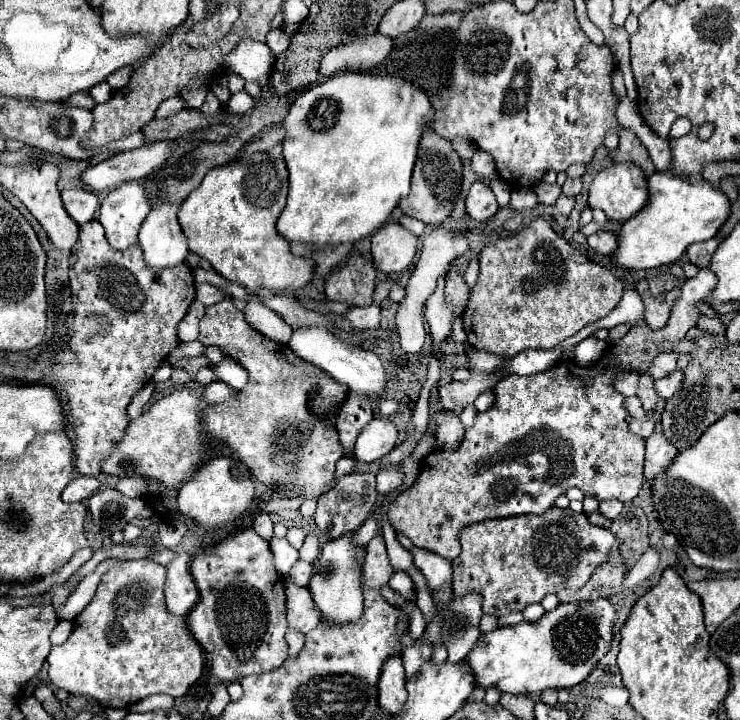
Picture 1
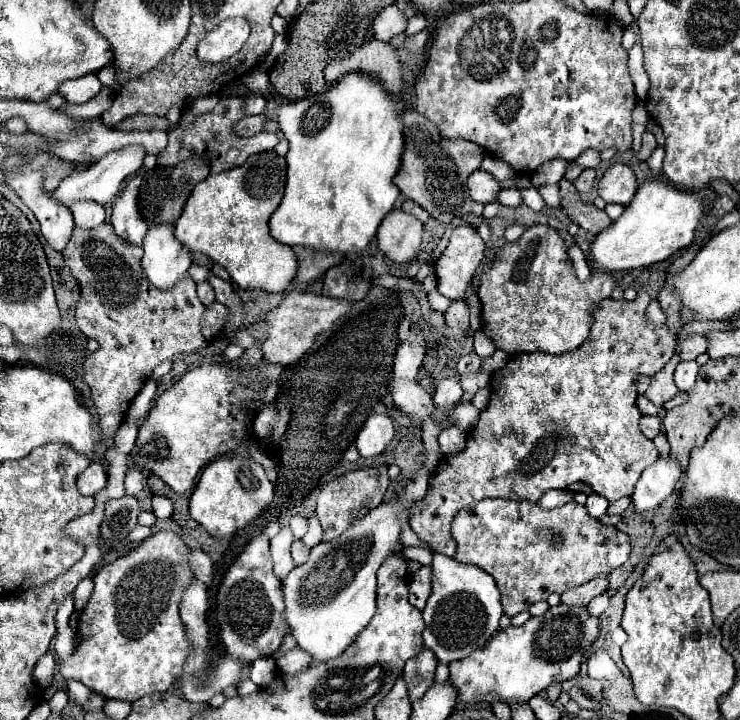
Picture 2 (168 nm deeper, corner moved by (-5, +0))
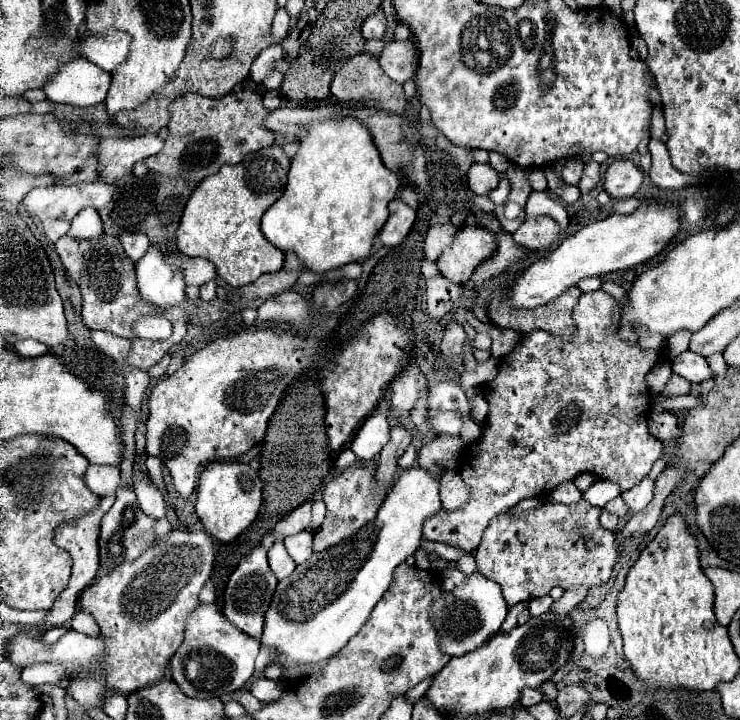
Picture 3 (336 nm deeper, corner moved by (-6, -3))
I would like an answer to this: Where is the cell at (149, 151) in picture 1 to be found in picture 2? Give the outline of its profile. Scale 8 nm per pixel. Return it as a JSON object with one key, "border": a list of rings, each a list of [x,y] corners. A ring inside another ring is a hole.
{"border":[[[126,146],[122,150],[110,152],[102,160],[98,160],[96,166],[92,164],[84,170],[74,170],[68,178],[62,180],[62,184],[52,192],[52,196],[64,206],[70,206],[76,200],[94,200],[98,204],[110,204],[118,196],[124,178],[136,174],[144,166],[144,158],[146,158],[146,150],[142,146]]]}

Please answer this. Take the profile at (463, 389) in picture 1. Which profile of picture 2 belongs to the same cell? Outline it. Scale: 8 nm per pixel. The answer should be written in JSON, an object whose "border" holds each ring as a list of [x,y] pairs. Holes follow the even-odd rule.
{"border":[[[446,378],[442,380],[438,386],[436,386],[436,392],[434,392],[434,404],[438,408],[448,408],[452,404],[458,404],[460,398],[462,398],[464,390],[460,386],[460,380],[458,378]]]}

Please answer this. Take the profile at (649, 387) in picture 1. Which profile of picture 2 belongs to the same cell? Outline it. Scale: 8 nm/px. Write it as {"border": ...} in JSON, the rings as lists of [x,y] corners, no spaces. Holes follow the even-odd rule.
{"border":[[[676,360],[668,362],[658,374],[652,376],[652,382],[650,382],[648,390],[646,390],[646,398],[654,406],[662,406],[666,400],[670,400],[670,398],[674,398],[678,394],[678,388],[674,386],[674,380],[672,380],[674,368],[676,368]]]}

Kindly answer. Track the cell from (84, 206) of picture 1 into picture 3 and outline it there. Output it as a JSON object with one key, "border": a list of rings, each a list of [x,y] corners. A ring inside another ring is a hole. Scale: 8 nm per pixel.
{"border":[[[83,209],[83,213],[77,213],[71,221],[71,227],[67,231],[67,237],[71,239],[95,239],[103,233],[103,223],[97,215],[97,209]]]}

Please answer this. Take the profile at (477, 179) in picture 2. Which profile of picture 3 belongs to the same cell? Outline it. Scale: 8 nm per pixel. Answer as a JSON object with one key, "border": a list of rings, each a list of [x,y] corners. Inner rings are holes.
{"border":[[[473,163],[469,167],[469,189],[475,195],[489,195],[499,183],[499,173],[489,163]]]}

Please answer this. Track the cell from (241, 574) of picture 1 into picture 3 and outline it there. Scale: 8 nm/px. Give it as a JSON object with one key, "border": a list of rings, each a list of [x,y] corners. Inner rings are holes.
{"border":[[[255,547],[247,557],[241,559],[237,569],[231,573],[227,581],[227,589],[223,595],[223,613],[225,617],[237,627],[243,629],[247,635],[259,639],[263,629],[263,609],[267,609],[273,593],[277,587],[277,579],[267,565],[267,551],[263,547]]]}

